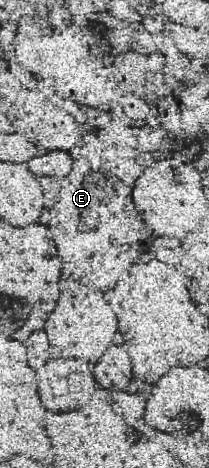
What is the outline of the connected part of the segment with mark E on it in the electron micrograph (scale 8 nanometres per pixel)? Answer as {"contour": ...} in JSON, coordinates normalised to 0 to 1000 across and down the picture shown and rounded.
{"contour":[[[526,261],[507,274],[459,278],[383,291],[383,303],[344,312],[335,333],[354,342],[354,355],[316,380],[287,385],[287,423],[239,449],[230,491],[239,491],[239,521],[258,526],[287,585],[316,598],[383,603],[421,615],[450,615],[469,624],[536,620],[565,603],[565,594],[612,577],[622,551],[641,547],[641,560],[660,560],[660,543],[689,534],[708,517],[708,496],[679,483],[679,474],[651,466],[632,449],[632,397],[660,380],[660,372],[737,346],[737,316],[766,312],[785,299],[794,278],[775,269],[756,274],[593,274],[555,261]]]}

